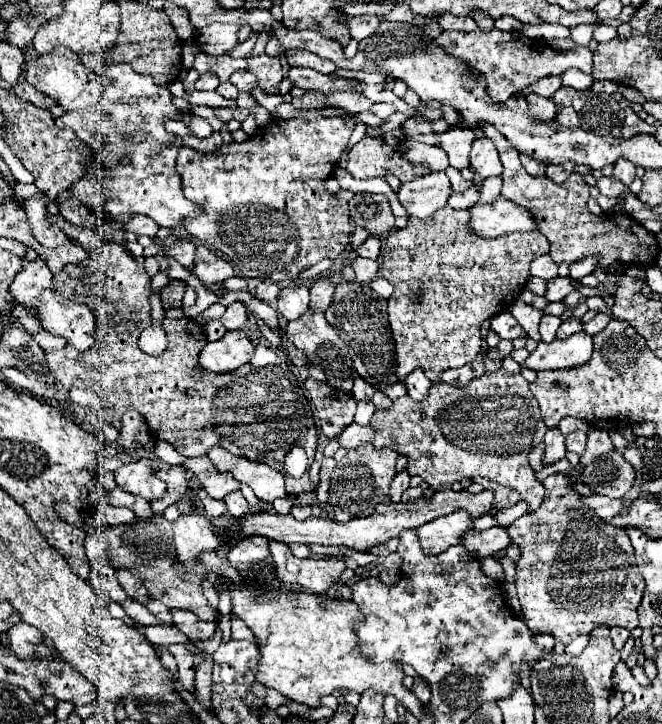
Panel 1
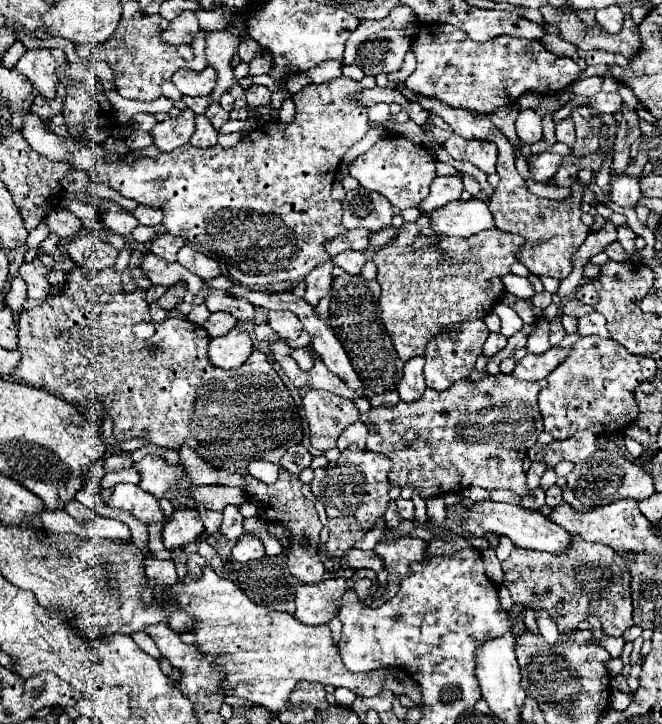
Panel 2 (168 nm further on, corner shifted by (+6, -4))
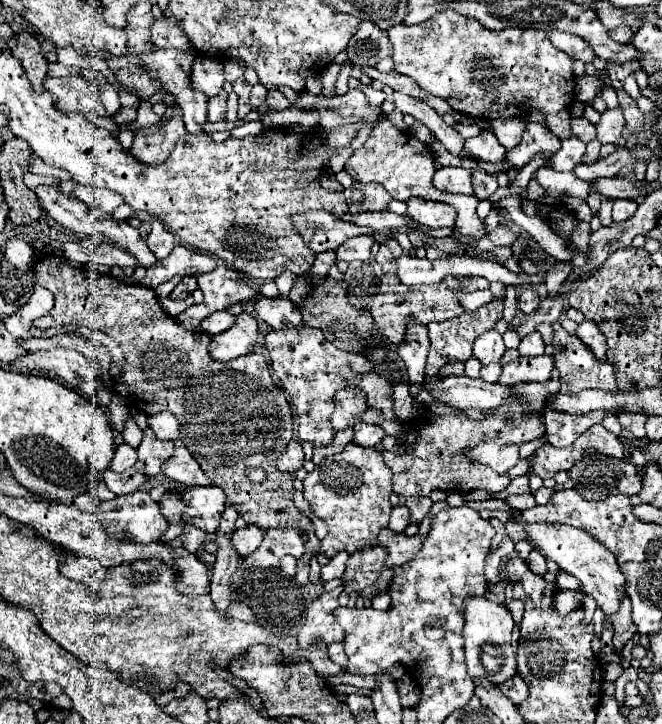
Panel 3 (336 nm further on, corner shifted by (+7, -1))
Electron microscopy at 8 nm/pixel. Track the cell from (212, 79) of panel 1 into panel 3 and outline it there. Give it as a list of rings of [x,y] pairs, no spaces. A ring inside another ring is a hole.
[[[196,59],[194,67],[192,67],[192,85],[206,93],[208,97],[214,97],[222,91],[224,85],[224,63],[220,63],[220,59]]]

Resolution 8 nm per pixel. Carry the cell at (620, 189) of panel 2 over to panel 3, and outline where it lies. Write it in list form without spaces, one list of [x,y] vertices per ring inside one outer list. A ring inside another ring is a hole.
[[[616,199],[614,201],[614,211],[612,211],[612,219],[614,223],[622,223],[626,219],[630,219],[638,209],[638,203],[634,199]]]

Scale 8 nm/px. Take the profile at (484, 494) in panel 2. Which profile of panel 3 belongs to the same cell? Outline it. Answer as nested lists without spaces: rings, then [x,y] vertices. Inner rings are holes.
[[[526,475],[512,479],[512,481],[510,481],[510,485],[508,485],[504,491],[494,493],[493,495],[496,499],[506,499],[506,497],[510,497],[510,495],[514,495],[514,493],[530,493],[530,487],[528,487],[528,477],[526,477]]]

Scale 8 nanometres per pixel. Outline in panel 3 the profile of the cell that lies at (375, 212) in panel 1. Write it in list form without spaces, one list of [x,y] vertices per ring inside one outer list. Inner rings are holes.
[[[354,183],[344,191],[344,197],[352,215],[362,211],[386,211],[386,205],[392,201],[388,191],[378,183]]]

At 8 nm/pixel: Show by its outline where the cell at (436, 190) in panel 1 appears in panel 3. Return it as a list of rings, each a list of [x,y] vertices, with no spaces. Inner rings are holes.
[[[440,167],[434,173],[434,187],[448,193],[472,195],[472,173],[460,167]]]

